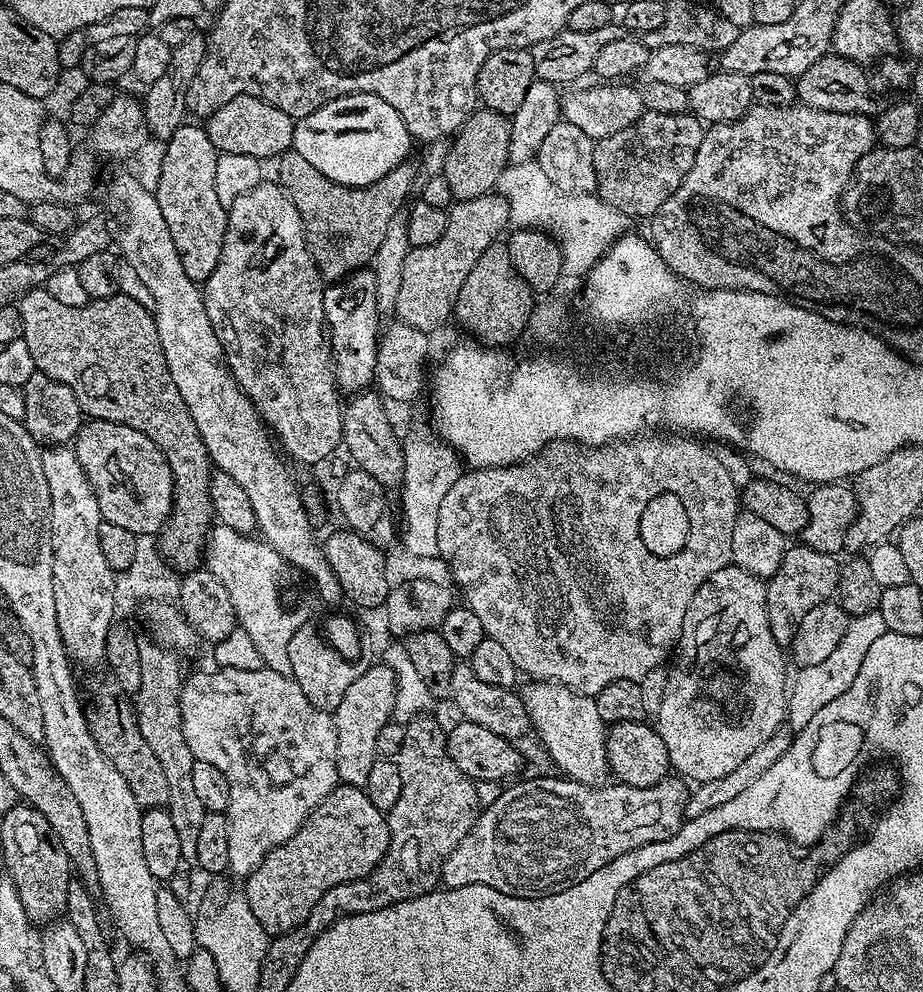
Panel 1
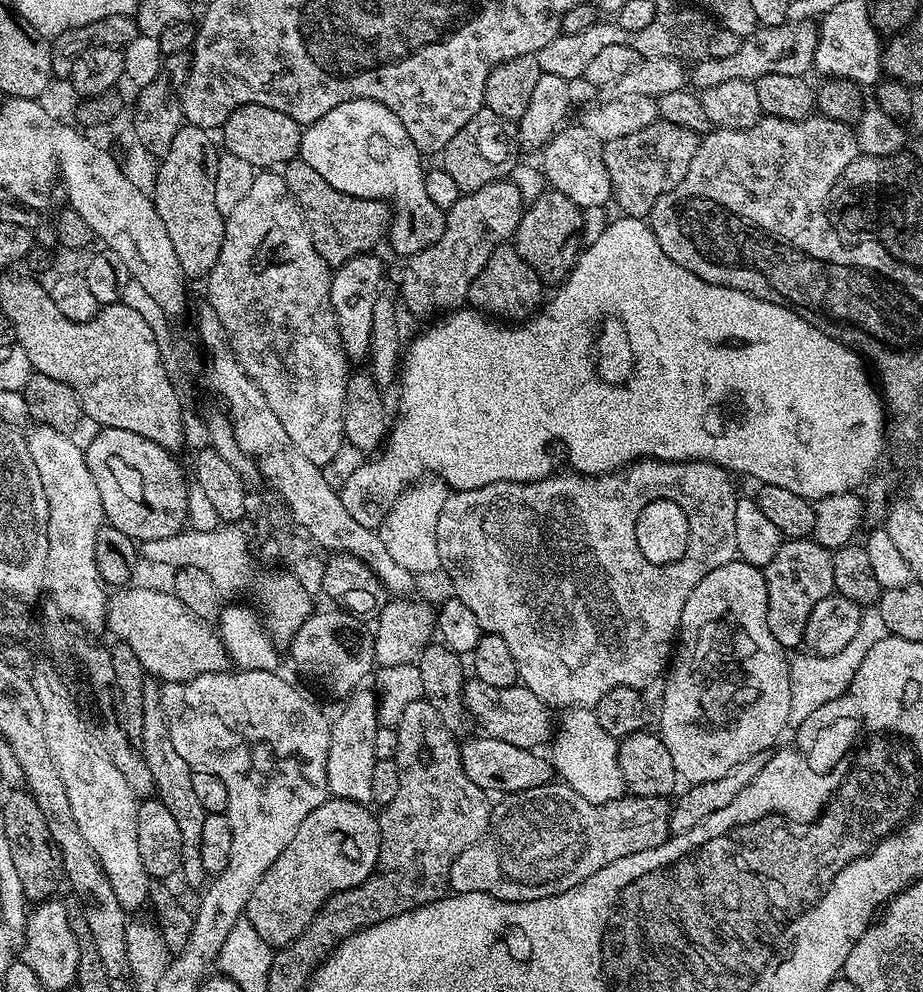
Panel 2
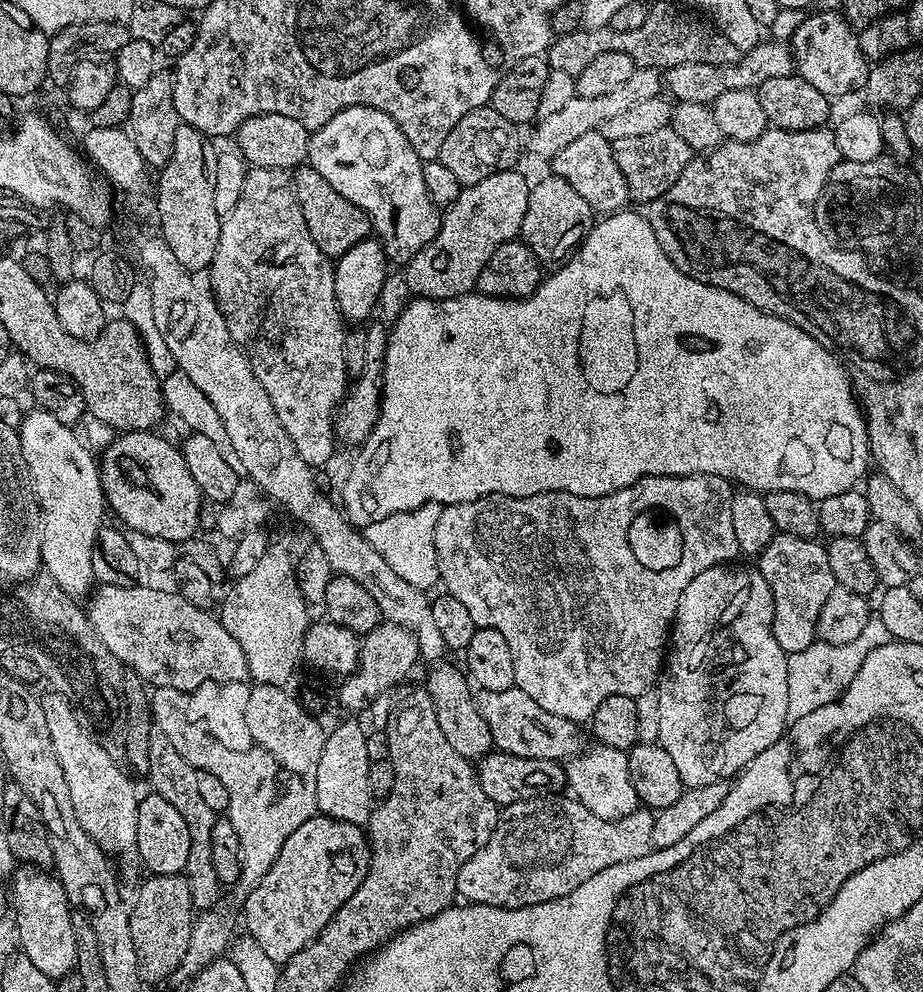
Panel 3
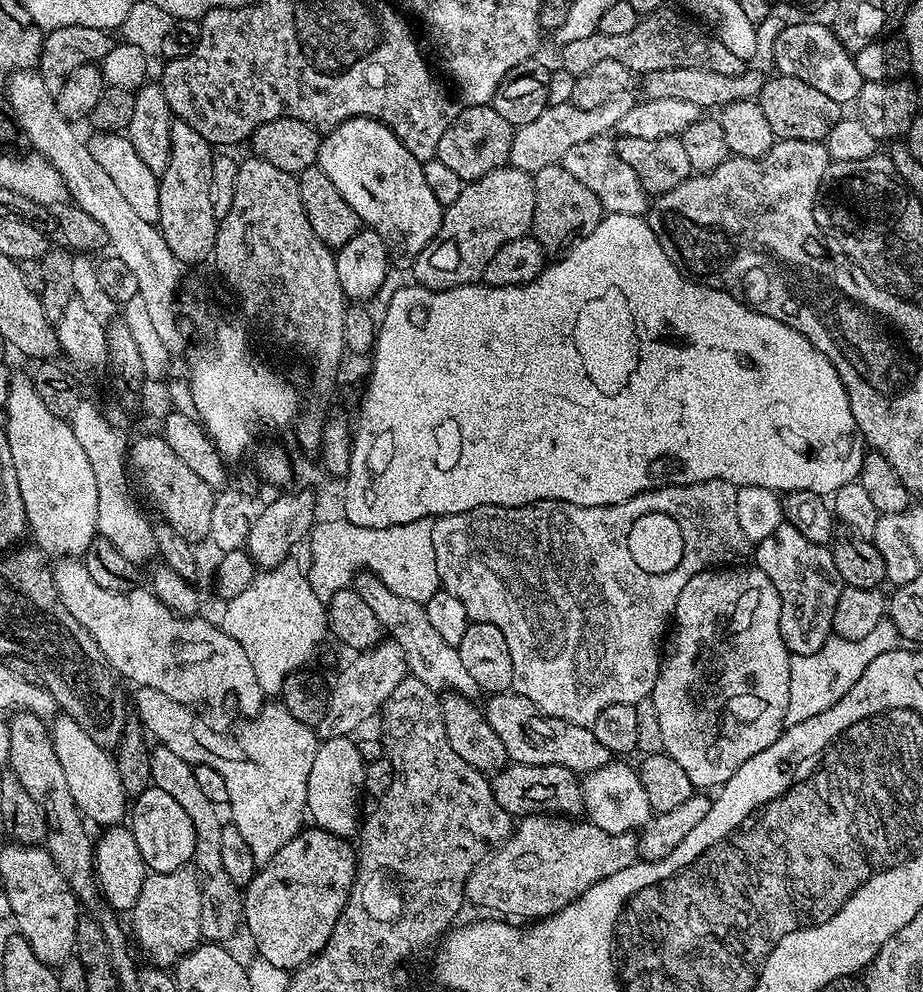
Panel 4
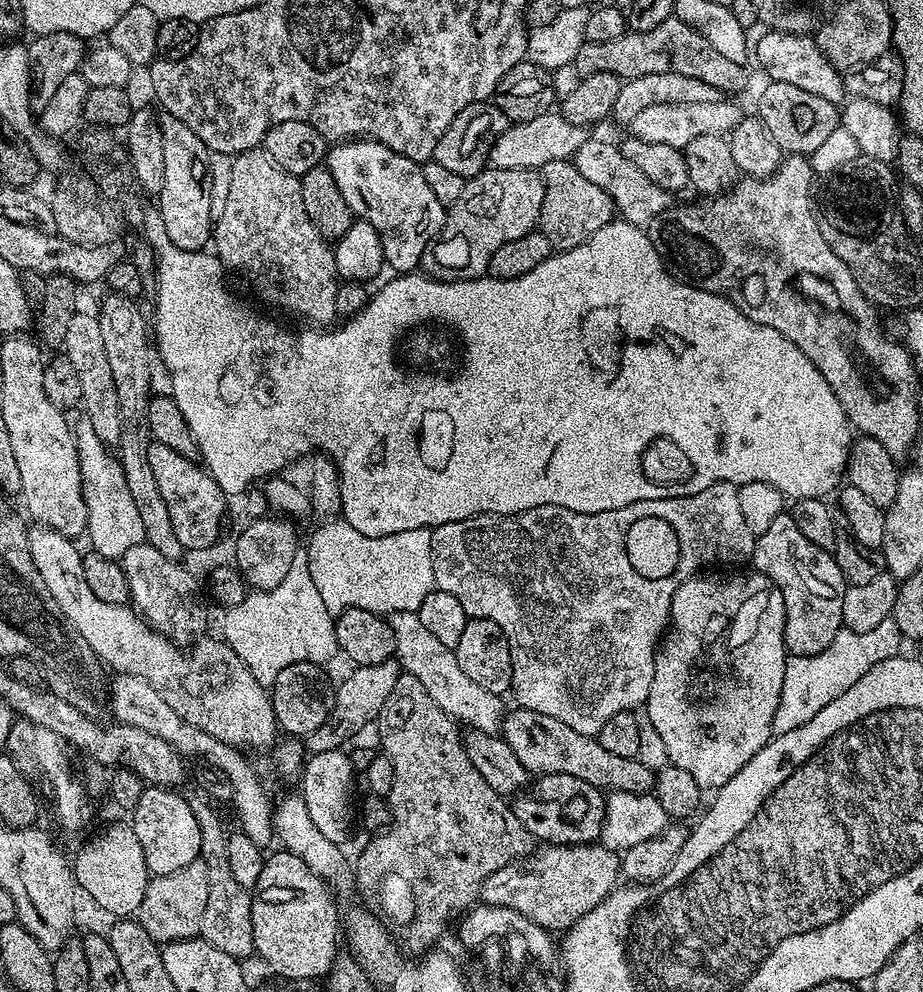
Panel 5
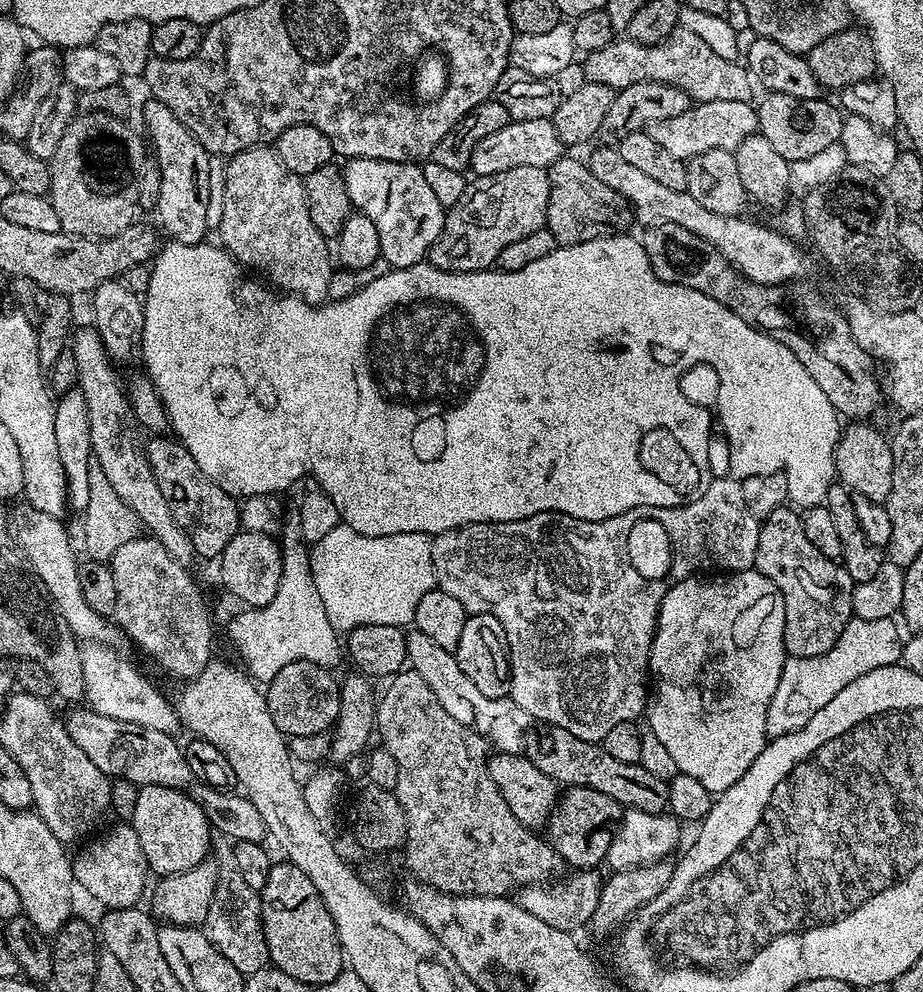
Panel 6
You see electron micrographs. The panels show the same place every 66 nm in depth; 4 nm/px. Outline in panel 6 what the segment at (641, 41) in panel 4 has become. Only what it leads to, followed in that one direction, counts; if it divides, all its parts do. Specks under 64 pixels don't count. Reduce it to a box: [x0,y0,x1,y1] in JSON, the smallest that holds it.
[582,26,754,104]

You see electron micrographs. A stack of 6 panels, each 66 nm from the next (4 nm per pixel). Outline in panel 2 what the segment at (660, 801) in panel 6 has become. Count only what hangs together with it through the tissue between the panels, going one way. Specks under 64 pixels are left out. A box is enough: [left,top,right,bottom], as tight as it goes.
[464,678,554,749]

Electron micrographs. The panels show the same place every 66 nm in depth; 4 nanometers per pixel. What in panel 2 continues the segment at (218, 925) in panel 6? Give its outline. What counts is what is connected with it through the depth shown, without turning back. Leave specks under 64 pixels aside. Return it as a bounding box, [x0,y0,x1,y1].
[138,682,206,890]

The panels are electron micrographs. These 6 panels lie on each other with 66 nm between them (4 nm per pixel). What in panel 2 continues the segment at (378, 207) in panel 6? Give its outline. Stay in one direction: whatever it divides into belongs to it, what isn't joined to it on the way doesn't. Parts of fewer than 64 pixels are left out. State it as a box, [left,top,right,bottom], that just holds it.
[299,100,446,258]

